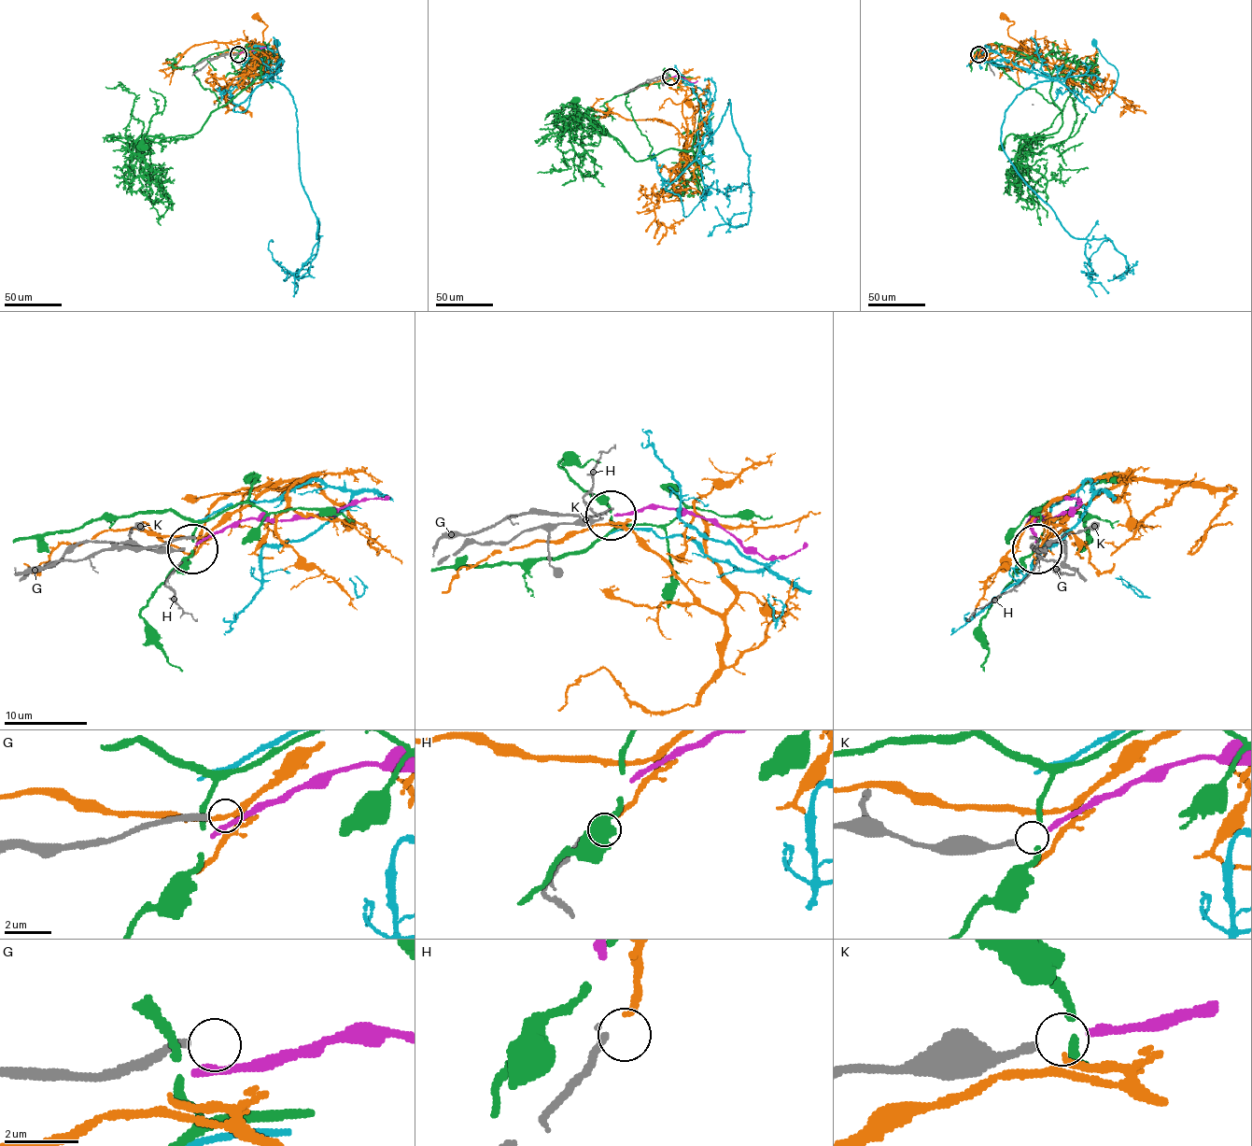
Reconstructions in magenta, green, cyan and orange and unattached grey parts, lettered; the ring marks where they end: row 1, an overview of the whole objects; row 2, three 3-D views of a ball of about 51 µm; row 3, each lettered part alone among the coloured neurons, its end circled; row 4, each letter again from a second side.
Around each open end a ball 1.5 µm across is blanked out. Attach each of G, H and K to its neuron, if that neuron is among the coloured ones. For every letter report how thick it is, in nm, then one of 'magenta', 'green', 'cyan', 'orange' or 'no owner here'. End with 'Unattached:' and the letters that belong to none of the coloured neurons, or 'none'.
G: 260 nm thick; no owner here
H: 120 nm thick; orange
K: 220 nm thick; magenta
Unattached: G

